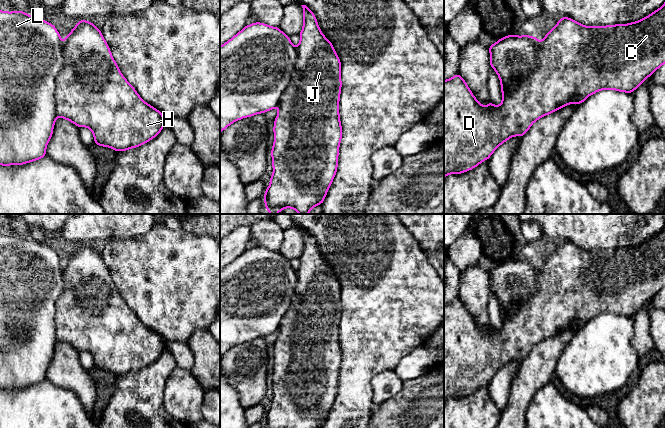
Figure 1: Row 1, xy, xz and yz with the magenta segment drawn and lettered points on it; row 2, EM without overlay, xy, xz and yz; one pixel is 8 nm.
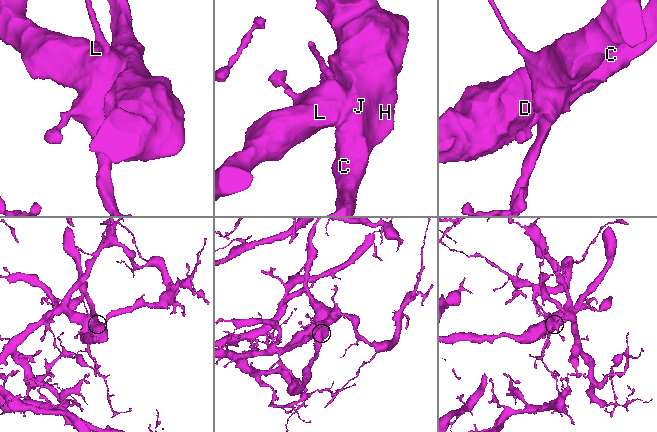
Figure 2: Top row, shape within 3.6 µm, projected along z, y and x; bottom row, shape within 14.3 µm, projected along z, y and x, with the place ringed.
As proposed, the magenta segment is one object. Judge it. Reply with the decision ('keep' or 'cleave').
cleave

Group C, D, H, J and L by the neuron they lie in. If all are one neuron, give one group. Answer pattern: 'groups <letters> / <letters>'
groups C D H J / L

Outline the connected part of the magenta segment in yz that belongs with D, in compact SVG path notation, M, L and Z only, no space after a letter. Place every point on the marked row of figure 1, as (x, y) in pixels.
M665 2L661 8L639 21L628 24L616 24L607 26L584 26L577 21L561 17L554 28L552 28L544 39L537 43L538 65L534 71L527 76L514 82L512 89L508 92L502 92L502 103L495 106L491 101L487 106L482 106L474 97L465 80L459 73L455 74L451 79L444 80L444 178L448 174L461 174L477 167L481 162L488 160L493 152L509 138L526 134L531 125L538 119L551 114L568 104L581 104L587 97L593 95L600 90L615 90L631 94L637 89L649 76L651 76L658 68L665 63Z

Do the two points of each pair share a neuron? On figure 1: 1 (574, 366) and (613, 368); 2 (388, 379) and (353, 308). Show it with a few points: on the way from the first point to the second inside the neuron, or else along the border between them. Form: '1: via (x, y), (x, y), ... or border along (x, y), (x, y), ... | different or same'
1: via (584, 366), (603, 366) | same
2: border along (392, 368), (386, 368), (372, 378), (373, 392) | different

